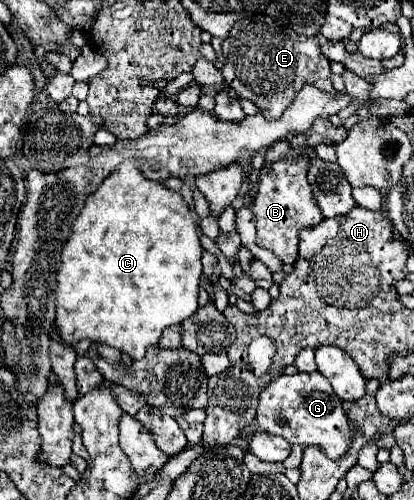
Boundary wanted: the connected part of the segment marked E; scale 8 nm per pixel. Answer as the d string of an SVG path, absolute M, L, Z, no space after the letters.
M265 19L237 21L223 39L223 55L227 57L227 63L221 67L221 73L229 87L239 97L249 97L267 119L279 119L293 101L293 93L307 83L329 93L335 91L329 81L329 59L321 53L319 41L315 37L289 33L289 29L281 29Z

